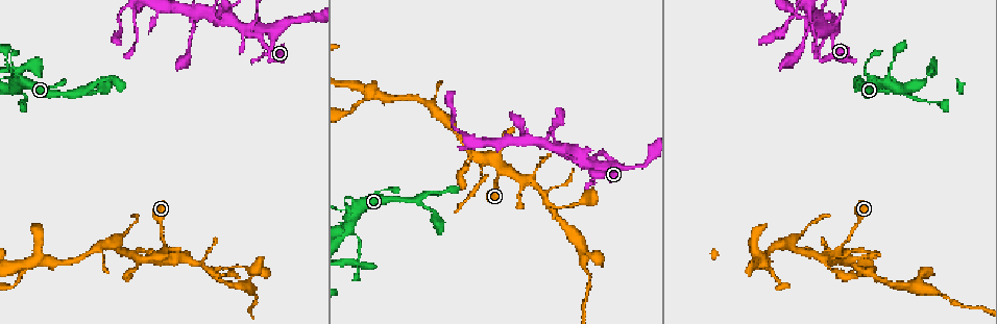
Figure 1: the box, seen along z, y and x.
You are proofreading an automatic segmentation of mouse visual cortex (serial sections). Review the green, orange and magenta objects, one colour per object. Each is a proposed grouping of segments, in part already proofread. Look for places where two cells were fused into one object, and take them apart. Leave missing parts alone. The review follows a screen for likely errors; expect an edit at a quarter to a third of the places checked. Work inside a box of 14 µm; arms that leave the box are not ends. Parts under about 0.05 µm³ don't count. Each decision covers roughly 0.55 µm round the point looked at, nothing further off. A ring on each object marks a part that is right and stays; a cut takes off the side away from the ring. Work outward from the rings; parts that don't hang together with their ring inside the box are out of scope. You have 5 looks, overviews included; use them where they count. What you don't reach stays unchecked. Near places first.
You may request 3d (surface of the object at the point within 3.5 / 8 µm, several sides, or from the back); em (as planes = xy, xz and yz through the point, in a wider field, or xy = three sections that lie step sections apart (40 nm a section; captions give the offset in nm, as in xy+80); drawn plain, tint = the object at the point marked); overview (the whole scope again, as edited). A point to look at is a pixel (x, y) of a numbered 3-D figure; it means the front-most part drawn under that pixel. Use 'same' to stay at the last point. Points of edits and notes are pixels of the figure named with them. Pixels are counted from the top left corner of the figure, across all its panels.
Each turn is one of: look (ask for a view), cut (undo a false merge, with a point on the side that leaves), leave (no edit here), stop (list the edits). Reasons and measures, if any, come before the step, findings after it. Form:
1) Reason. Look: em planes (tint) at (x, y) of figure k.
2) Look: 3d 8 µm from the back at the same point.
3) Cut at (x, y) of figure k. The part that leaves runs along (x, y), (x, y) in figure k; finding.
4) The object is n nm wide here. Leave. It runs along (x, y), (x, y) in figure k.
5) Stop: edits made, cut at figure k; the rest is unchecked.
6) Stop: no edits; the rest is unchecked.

Three arms meet. Look: 3d 3.5 µm at (839, 251) of figure 1.

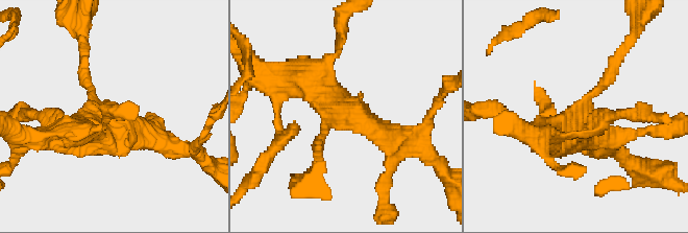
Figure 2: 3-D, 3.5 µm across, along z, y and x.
3 arms meet here; the arms are 200, 300, 400 nm wide; need the tissue. Look: em xy step 5 (tint) at (332, 113) of figure 2.

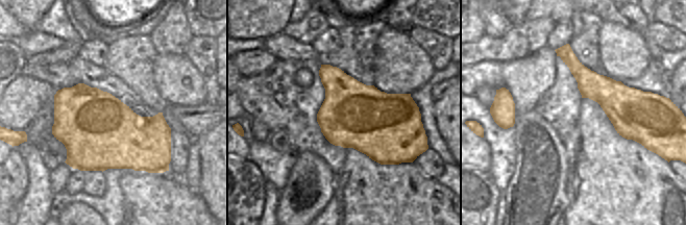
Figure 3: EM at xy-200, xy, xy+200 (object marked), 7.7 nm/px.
Leave. It runs along (617, 56), (564, 131), (547, 137) in figure 2; one cell here.

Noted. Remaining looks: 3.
Four-way junction. Look: 3d 3.5 µm at (827, 33) of figure 1.

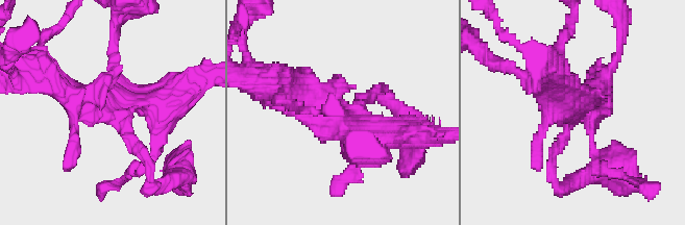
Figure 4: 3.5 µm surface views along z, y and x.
4 arms meet here; the arms are 150, 200, 400, 400 nm wide. Look: em xy step 3 (plain) at (112, 111) of figure 4.

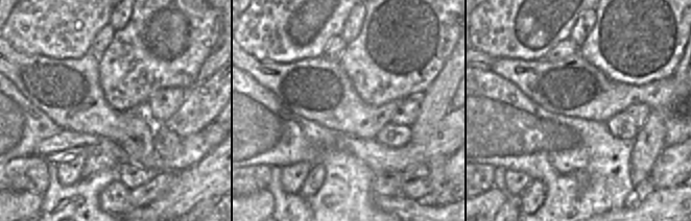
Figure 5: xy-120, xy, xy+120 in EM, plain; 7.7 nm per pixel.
Where the object lies. Look: em xy step 3 (tint) at the same point.

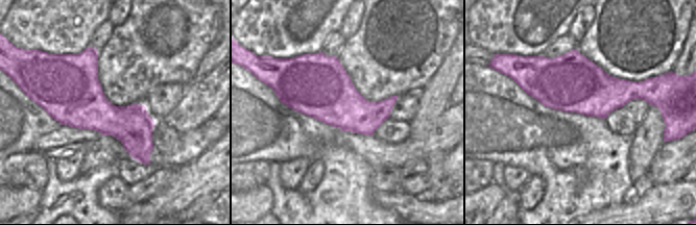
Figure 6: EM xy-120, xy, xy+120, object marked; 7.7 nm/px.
The object is 460 nm wide here. Leave. It runs along (149, 167), (101, 100), (59, 84) in figure 4; one cell here.

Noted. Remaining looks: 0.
Stop: no edits; the rest is unchecked.

